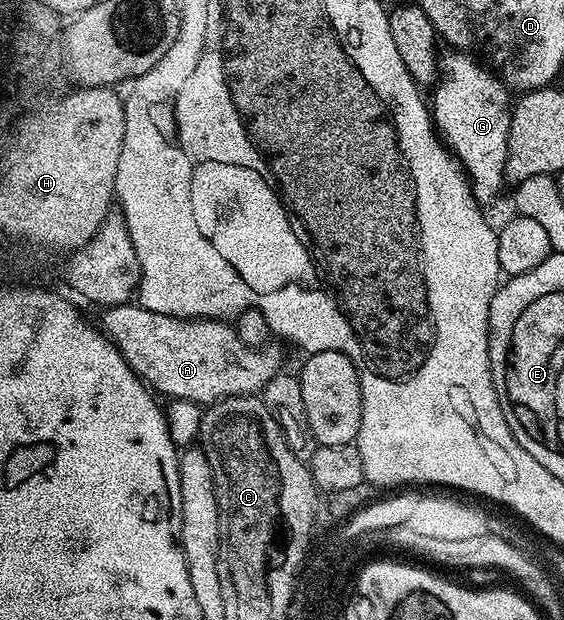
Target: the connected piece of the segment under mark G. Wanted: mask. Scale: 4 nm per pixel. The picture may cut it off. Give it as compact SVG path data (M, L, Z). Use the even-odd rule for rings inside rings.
M451 50L448 53L448 56L444 60L442 57L441 60L442 67L443 64L447 67L447 73L443 77L442 75L438 77L439 85L437 85L438 80L434 85L435 93L429 96L429 112L433 117L436 133L449 149L450 155L461 165L469 181L470 195L483 205L497 199L499 191L503 188L503 176L505 177L507 172L507 140L511 130L513 96L498 75L484 67L474 55L466 54L461 50Z

